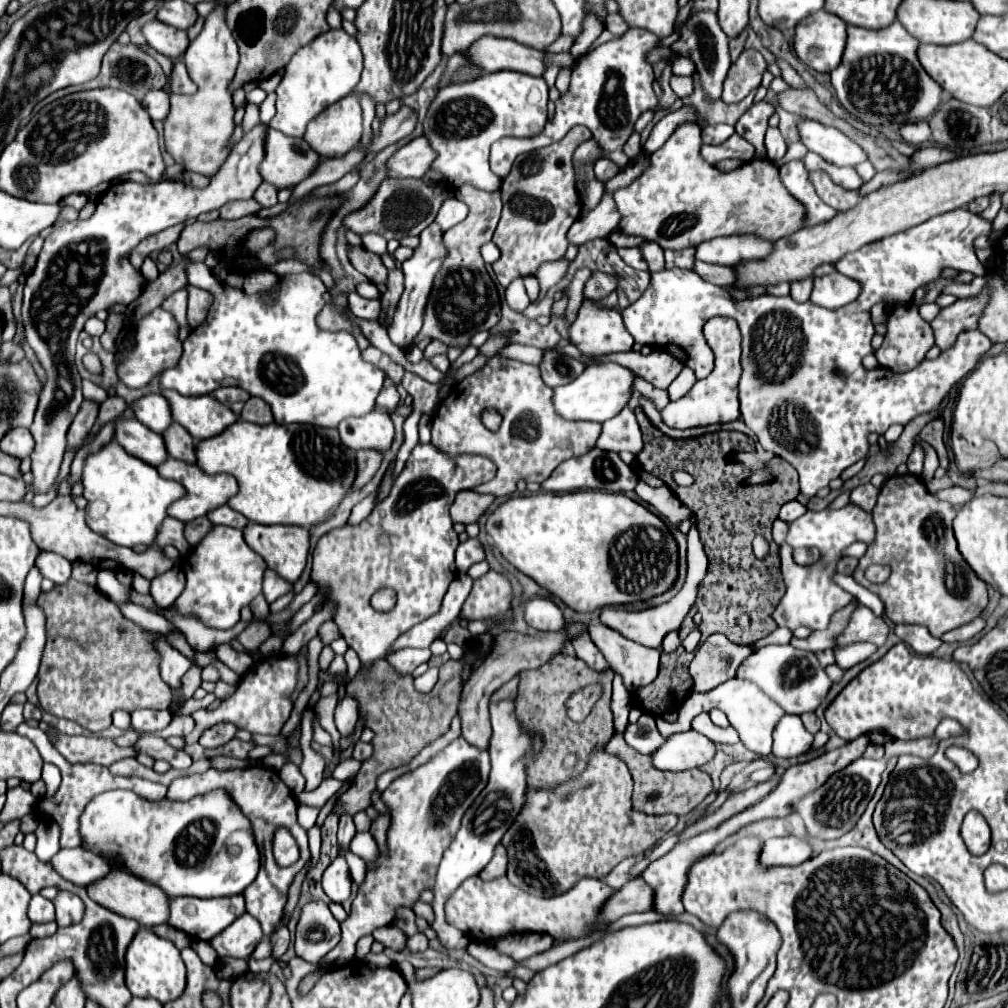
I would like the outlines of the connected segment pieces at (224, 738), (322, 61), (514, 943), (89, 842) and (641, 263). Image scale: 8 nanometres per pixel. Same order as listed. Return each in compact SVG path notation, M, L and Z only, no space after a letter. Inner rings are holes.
M216 723L210 729L206 729L200 737L200 745L208 749L216 749L220 745L226 745L230 739L234 739L238 727L234 723Z
M330 29L318 35L316 39L312 39L312 43L300 47L286 65L284 79L276 89L276 115L268 125L276 131L282 131L284 135L302 137L306 125L320 111L354 91L360 81L360 73L362 51L354 37L350 37L344 29Z
M508 935L496 943L496 949L510 955L516 961L522 961L526 957L532 957L536 953L542 953L552 947L552 937L550 935Z
M224 789L196 795L188 801L146 801L132 791L106 791L96 795L80 815L82 847L104 857L110 865L122 867L138 879L160 887L168 897L192 895L198 898L228 897L242 893L258 875L260 853L254 843L250 819L238 809Z
M640 247L619 248L618 253L630 267L634 267L634 269L642 269L642 271L646 269L646 271L648 271L648 263L644 261Z

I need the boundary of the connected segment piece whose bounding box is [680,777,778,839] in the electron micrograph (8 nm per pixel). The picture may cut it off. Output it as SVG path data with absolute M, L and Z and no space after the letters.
M772 777L772 781L768 781L768 783L760 783L760 785L754 785L752 789L748 789L748 791L744 791L744 793L738 793L736 797L728 799L714 815L706 817L706 819L702 819L702 821L698 821L698 823L694 823L694 825L688 825L688 827L680 833L680 839L698 835L698 833L702 833L702 831L706 831L706 829L710 829L710 827L716 827L716 825L722 823L724 819L728 819L728 817L732 817L732 815L744 811L746 807L750 807L752 803L756 803L756 799L760 801L762 795L770 793L770 791L776 787L776 783L778 783L778 777Z

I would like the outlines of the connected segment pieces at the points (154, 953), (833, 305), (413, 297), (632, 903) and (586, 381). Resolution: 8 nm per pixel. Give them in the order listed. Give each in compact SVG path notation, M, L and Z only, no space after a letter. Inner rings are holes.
M142 927L126 953L126 985L134 997L152 997L160 1003L178 999L186 987L186 965L180 959L180 951L172 941Z
M834 271L824 277L814 277L814 289L810 301L826 309L838 309L842 305L852 303L858 295L860 285L854 279L848 279L842 273Z
M432 223L430 227L426 227L420 233L420 245L414 249L414 255L402 263L402 271L404 271L404 293L400 297L396 315L392 325L388 327L388 335L392 339L392 343L400 349L408 349L416 335L420 333L420 327L424 323L424 303L428 301L428 291L432 291L432 283L436 277L436 271L440 271L444 259L446 259L446 247L442 243L442 229Z
M636 877L606 901L602 909L602 919L606 923L612 923L626 913L650 909L654 909L654 891L652 887L648 887L648 883L644 883L644 879Z
M592 363L586 365L584 373L570 381L568 385L554 389L554 407L556 411L570 421L596 421L604 423L618 415L632 397L634 385L634 371L616 365L616 363Z

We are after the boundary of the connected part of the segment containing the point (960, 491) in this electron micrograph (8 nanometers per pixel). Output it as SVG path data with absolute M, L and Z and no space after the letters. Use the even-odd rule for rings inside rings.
M950 487L950 489L938 491L936 497L942 499L942 501L948 501L948 503L954 505L954 507L960 507L960 505L968 503L968 501L974 497L974 493L972 493L970 489L964 489L964 487Z

